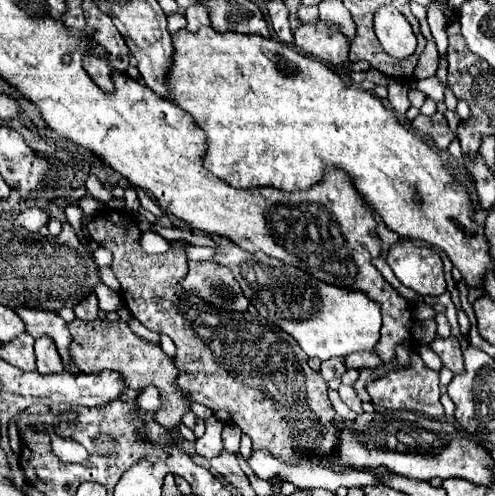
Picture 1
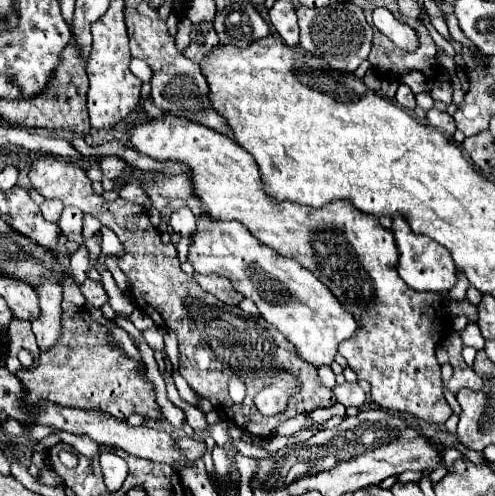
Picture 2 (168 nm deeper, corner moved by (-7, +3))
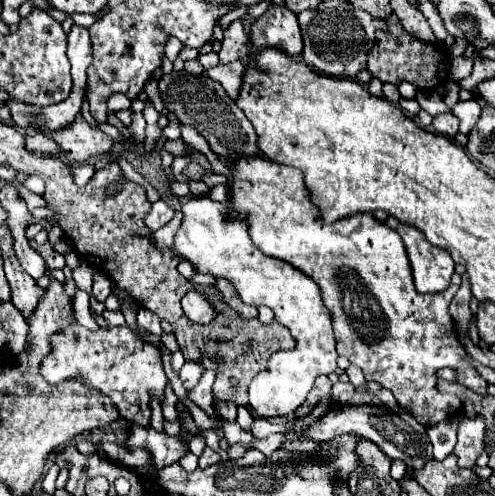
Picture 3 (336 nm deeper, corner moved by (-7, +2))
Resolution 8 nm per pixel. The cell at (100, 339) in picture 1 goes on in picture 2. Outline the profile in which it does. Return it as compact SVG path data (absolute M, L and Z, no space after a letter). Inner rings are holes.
M64 301L62 303L62 335L60 335L60 341L56 341L56 345L52 349L40 351L40 357L38 357L38 361L32 369L18 369L16 371L16 377L24 385L24 391L28 393L24 397L26 413L36 417L42 411L40 403L52 401L52 403L62 405L62 407L84 409L84 411L100 411L100 413L116 417L116 419L124 419L132 413L138 413L138 415L148 417L148 419L160 419L162 413L160 413L160 407L156 403L152 383L148 381L148 377L144 373L140 375L138 363L134 359L130 359L122 351L116 351L108 345L108 335L110 335L110 329L96 323L90 317L86 307L76 307L74 303Z

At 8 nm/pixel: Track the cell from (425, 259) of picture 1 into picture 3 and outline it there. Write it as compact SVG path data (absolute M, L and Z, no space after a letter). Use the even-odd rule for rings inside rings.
M388 216L386 224L400 234L406 246L416 290L422 294L446 290L454 274L454 260L450 254L444 252L444 248L430 244L426 236L412 224L400 222L394 216Z

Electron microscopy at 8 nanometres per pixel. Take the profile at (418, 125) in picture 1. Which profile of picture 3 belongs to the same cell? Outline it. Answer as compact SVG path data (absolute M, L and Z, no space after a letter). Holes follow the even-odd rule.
M446 112L446 114L438 114L432 122L432 128L438 132L438 134L444 134L448 138L454 138L454 134L458 132L458 118L452 114L452 112Z

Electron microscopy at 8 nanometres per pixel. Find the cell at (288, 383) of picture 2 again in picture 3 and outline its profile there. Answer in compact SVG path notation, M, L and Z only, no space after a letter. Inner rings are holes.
M190 198L180 208L184 220L174 238L176 252L190 260L200 274L226 278L236 288L244 304L272 308L276 322L286 326L296 340L292 352L276 352L270 356L268 366L250 384L250 408L260 418L292 416L304 404L306 394L314 386L316 376L332 374L336 370L336 340L332 328L332 314L324 306L316 282L290 266L290 262L272 258L260 252L248 236L244 220L232 218L226 204L212 202L210 198Z

